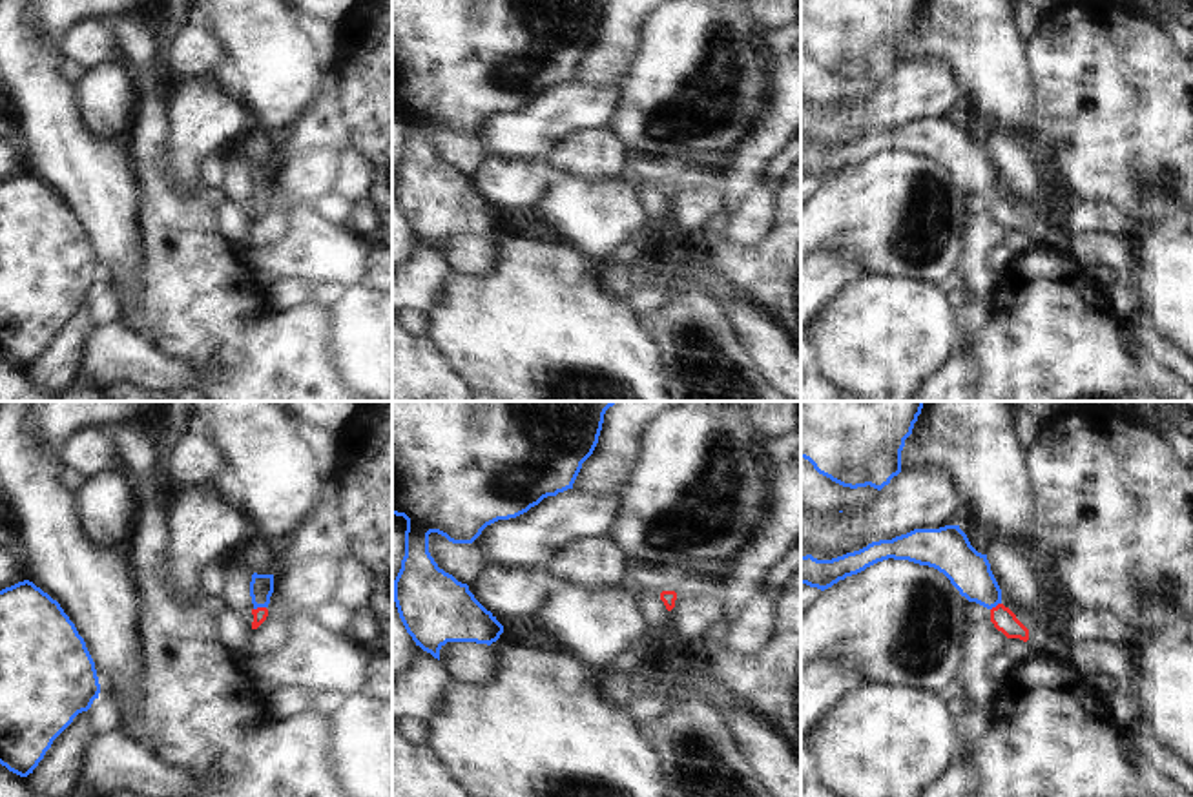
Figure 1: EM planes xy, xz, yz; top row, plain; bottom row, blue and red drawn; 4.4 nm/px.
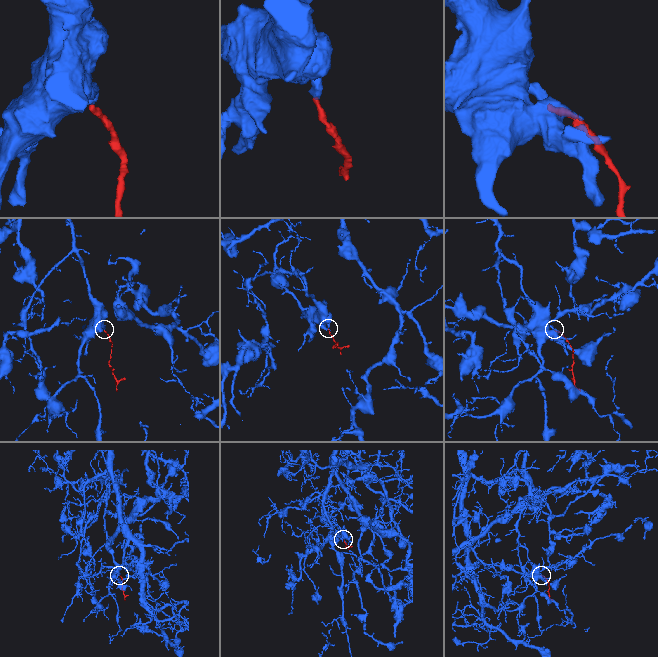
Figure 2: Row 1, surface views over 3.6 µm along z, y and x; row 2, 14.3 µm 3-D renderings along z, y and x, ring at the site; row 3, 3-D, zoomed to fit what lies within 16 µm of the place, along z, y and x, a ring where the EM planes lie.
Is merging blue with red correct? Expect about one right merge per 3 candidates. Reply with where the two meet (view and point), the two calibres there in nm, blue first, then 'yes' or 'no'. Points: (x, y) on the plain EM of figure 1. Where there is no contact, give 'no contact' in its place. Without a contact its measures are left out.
xy (259, 197) | 110/60 nm | yes

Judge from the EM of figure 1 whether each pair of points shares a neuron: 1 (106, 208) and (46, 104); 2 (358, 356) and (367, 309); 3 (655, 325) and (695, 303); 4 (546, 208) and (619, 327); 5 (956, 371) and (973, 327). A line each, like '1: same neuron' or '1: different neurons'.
1: same neuron
2: same neuron
3: same neuron
4: different neurons
5: same neuron

